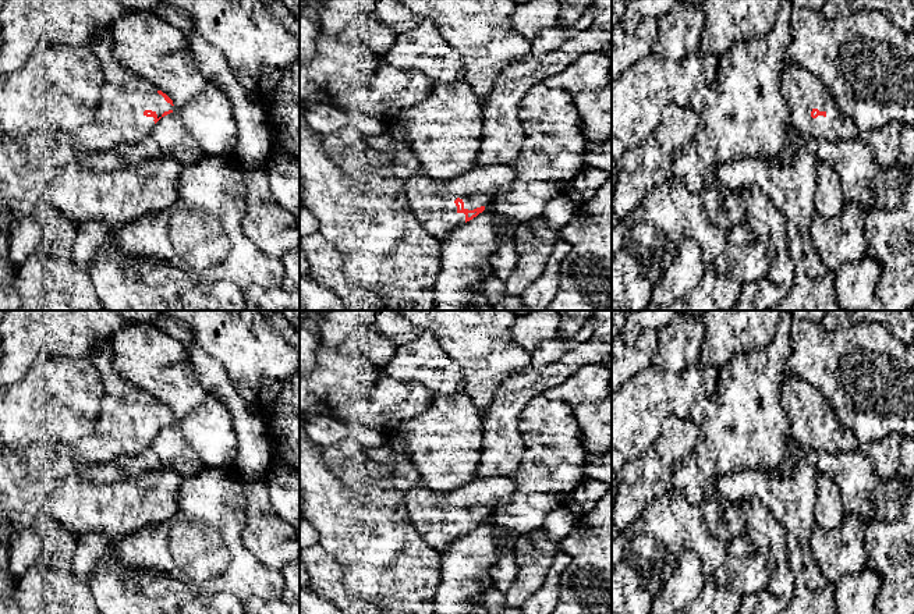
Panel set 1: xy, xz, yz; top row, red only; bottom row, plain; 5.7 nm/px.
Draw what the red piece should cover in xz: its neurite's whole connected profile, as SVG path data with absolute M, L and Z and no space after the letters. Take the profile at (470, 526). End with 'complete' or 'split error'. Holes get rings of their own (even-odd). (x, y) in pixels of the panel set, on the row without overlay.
M514 476L475 478L460 489L412 487L405 507L425 542L443 553L457 537L482 525L499 504L510 501L514 491Z; split error

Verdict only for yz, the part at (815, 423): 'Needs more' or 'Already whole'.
Needs more

